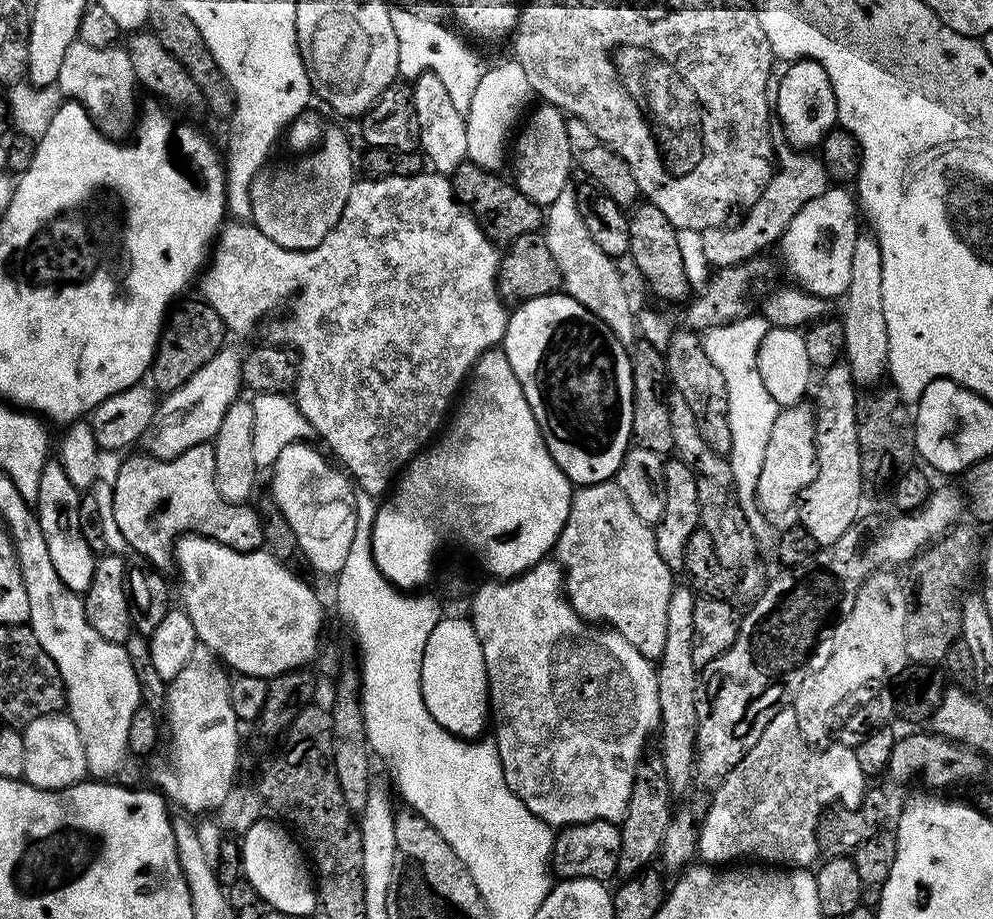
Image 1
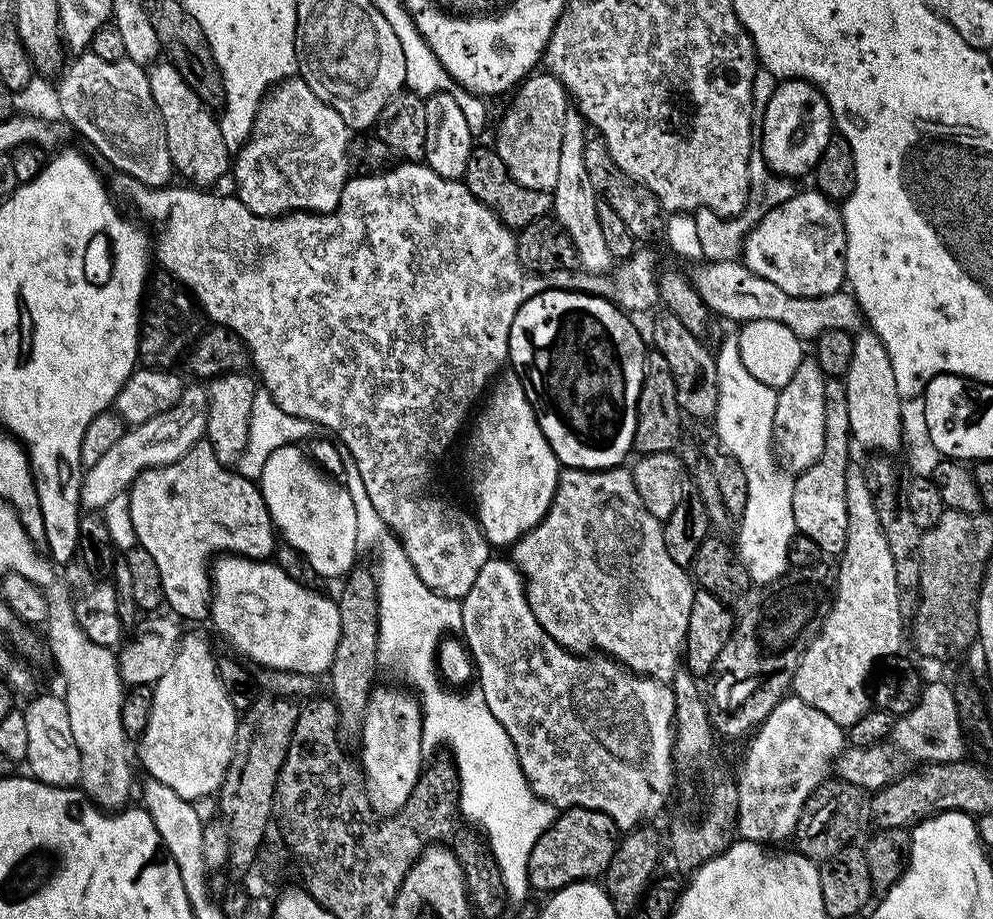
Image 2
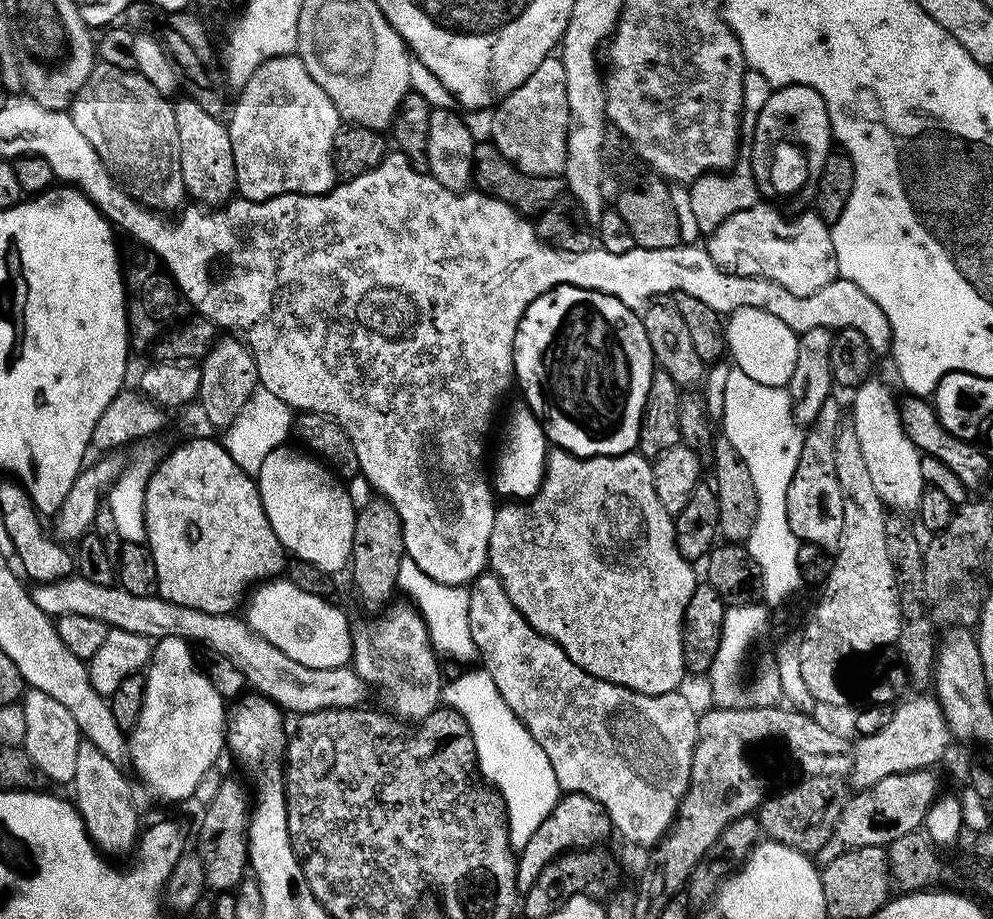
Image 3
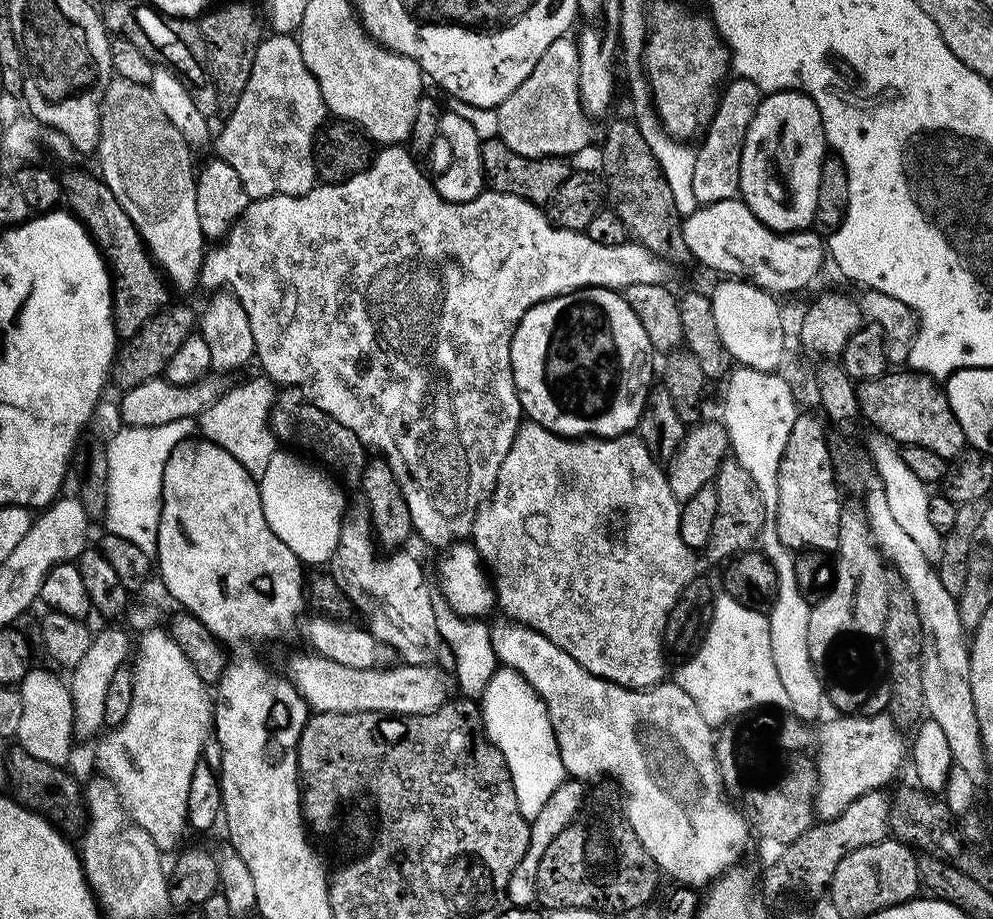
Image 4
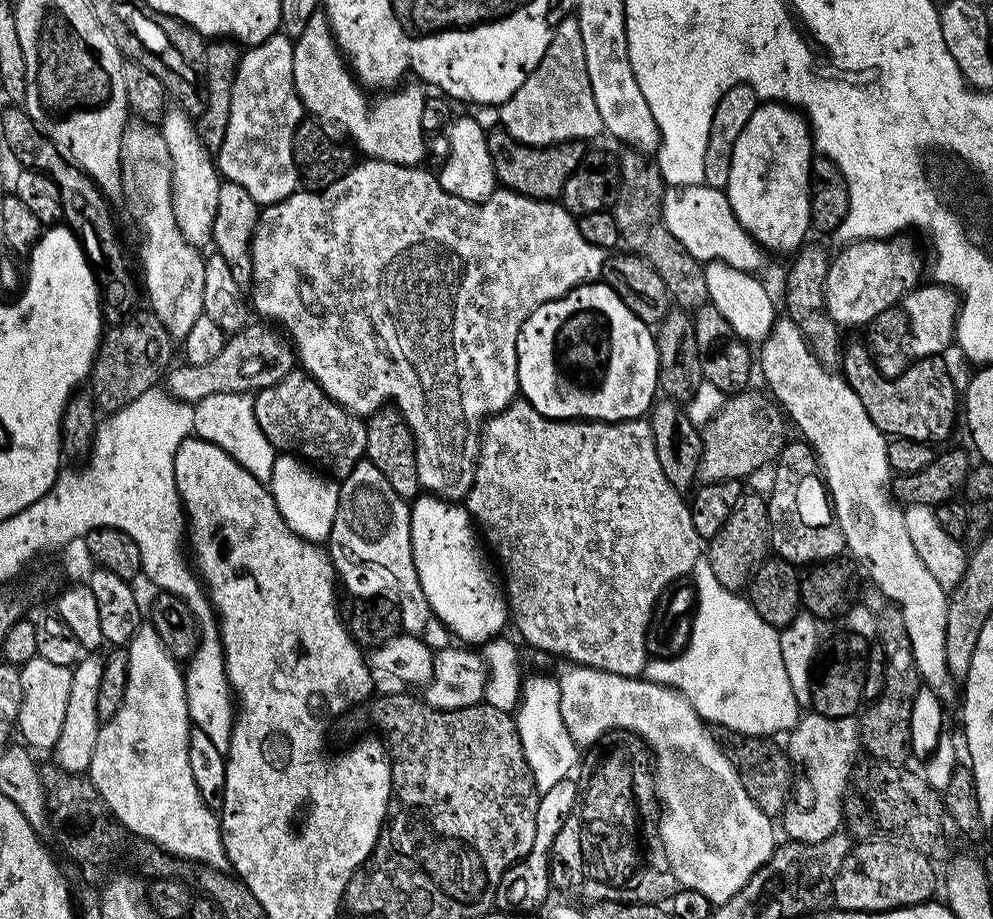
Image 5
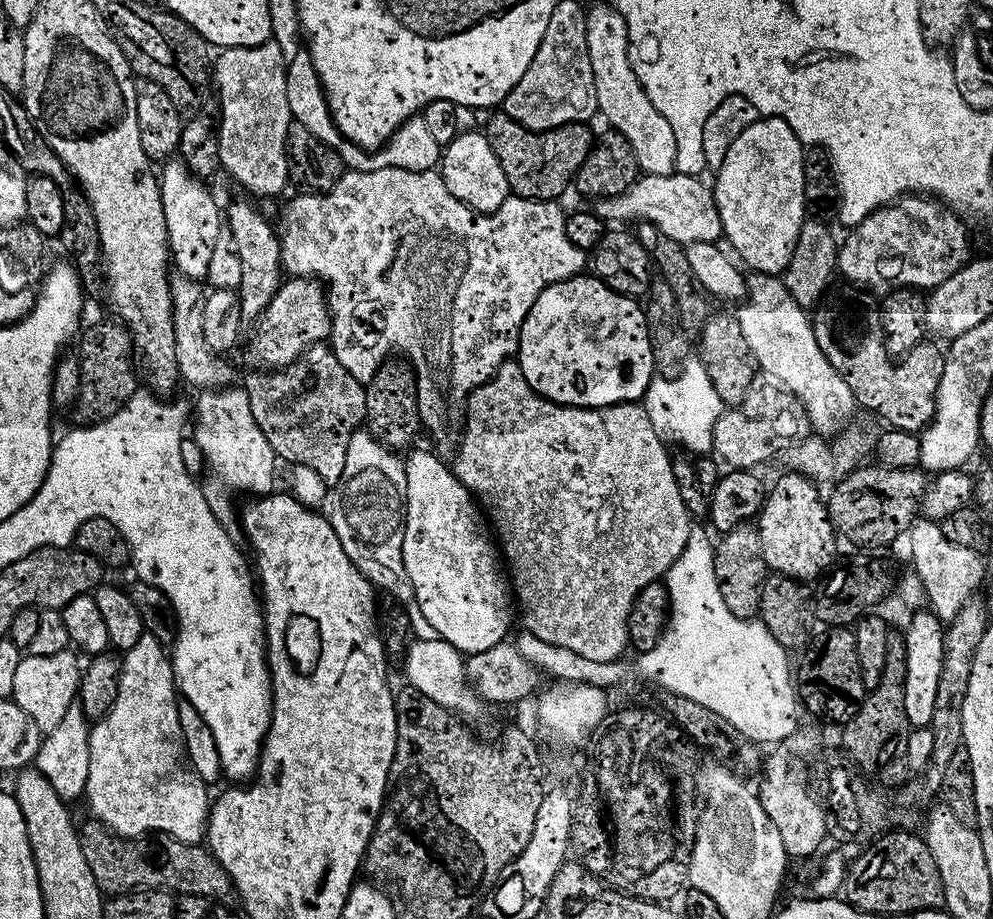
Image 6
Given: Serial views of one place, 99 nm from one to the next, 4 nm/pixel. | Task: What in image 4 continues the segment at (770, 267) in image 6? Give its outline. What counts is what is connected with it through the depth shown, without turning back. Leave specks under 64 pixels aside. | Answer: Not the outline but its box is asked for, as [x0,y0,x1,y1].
[739,92,825,233]

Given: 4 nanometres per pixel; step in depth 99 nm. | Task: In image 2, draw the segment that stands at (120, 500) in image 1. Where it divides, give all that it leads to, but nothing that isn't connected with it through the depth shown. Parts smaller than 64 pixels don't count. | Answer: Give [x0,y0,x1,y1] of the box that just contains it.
[127,442,278,607]

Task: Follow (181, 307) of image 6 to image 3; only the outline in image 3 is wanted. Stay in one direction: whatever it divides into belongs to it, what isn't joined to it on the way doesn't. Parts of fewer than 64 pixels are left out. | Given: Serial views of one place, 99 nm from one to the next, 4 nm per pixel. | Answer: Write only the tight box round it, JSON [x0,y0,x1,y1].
[70,62,185,214]

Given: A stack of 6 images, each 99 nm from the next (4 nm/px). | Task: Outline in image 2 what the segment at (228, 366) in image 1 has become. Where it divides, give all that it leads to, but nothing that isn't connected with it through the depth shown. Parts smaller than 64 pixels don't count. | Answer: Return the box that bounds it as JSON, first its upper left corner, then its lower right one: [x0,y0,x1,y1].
[80,383,208,512]

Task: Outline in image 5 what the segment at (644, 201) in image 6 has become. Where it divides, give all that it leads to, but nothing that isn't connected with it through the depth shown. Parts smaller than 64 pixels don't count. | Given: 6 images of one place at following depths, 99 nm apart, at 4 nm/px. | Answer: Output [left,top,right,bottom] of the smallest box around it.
[664,184,765,273]

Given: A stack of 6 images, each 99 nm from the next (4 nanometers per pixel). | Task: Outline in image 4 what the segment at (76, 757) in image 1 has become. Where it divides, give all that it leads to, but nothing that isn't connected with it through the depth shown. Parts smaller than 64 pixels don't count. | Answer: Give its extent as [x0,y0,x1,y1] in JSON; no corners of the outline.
[15,666,74,765]

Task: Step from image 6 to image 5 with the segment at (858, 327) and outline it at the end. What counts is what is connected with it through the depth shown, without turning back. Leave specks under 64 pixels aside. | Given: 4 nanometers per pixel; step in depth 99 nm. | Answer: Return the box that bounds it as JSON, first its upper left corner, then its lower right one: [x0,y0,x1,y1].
[842,343,958,444]

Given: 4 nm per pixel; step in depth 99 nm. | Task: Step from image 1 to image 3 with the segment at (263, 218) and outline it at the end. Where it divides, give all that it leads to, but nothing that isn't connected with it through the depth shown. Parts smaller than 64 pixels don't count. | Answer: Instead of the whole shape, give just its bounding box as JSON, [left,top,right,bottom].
[226,55,342,200]

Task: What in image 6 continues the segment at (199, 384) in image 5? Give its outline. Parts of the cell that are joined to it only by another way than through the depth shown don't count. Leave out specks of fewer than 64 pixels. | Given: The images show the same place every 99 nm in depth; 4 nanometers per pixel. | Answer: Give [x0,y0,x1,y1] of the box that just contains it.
[250,277,333,370]

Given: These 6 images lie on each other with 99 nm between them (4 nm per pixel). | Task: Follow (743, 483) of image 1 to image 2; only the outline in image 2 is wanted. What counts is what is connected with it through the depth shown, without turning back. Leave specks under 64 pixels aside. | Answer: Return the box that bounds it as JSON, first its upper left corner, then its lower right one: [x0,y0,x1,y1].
[714,339,797,582]

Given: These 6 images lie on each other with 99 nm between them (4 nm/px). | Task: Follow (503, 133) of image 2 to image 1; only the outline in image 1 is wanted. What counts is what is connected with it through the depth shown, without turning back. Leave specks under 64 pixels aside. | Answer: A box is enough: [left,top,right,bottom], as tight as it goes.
[510,102,574,206]

